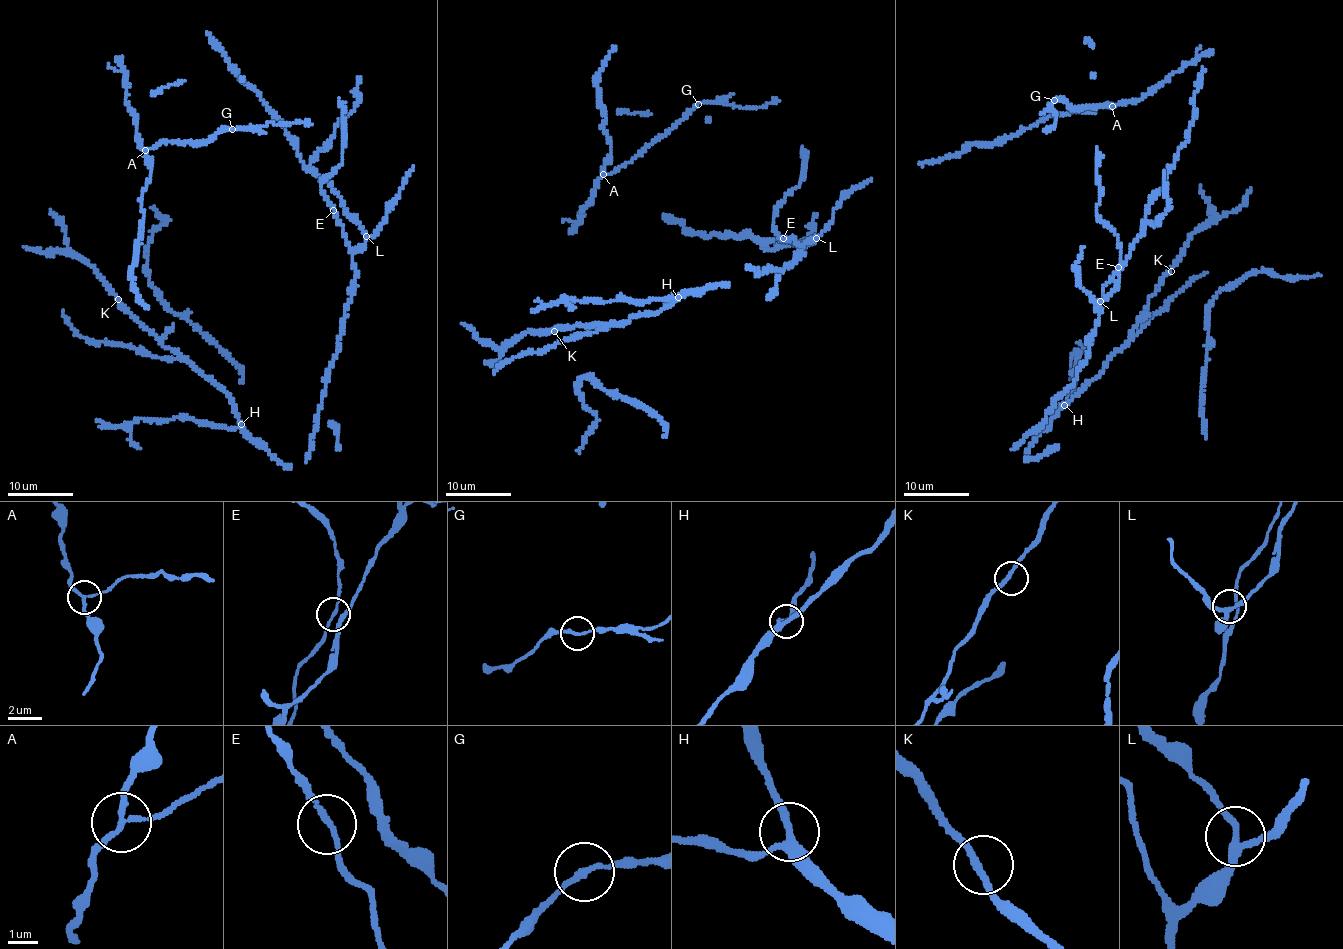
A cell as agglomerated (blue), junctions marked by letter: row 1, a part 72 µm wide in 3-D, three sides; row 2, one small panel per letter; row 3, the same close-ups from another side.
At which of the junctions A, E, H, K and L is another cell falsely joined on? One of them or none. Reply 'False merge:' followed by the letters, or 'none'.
False merge: A

